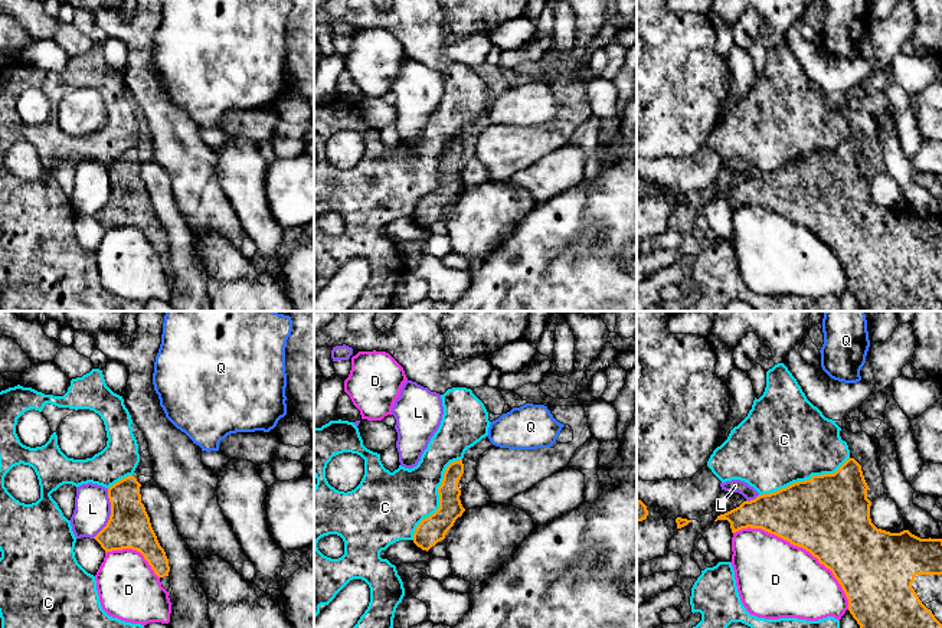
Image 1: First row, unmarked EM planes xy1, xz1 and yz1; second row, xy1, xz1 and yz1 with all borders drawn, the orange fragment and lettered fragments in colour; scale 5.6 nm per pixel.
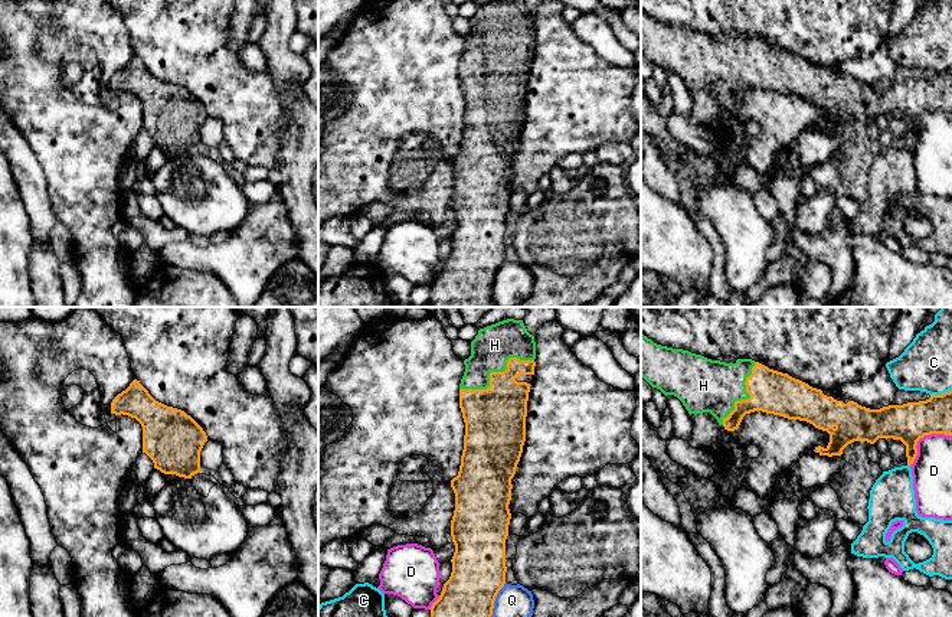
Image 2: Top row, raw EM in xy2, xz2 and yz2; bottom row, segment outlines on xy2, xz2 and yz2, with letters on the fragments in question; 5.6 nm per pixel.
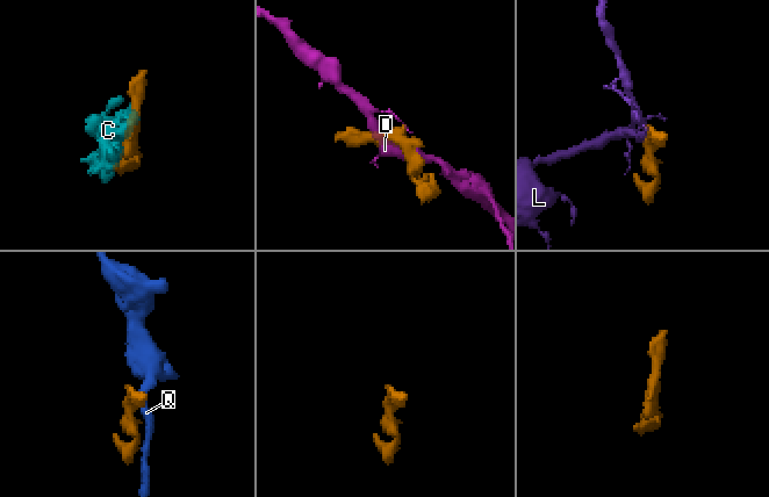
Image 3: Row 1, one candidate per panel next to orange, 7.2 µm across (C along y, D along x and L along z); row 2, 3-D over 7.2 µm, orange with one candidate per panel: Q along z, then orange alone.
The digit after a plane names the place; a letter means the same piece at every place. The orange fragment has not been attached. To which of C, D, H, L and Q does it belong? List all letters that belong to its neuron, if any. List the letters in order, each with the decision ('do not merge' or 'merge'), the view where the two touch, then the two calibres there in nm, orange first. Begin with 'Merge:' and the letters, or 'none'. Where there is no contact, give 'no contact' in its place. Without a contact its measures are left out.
Merge: H
C: do not merge; meets orange in xz1; 150 nm thick on the orange side, 340 nm on the other
D: do not merge; meets orange in yz1; 460 nm thick on the orange side, 440 nm on the other
H: merge; meets orange in xz2; 340 nm thick on the orange side, 220 nm on the other
L: do not merge; meets orange in xy1; 240 nm thick on the orange side, 200 nm on the other
Q: do not merge; meets orange in xz2; 300 nm thick on the orange side, 180 nm on the other

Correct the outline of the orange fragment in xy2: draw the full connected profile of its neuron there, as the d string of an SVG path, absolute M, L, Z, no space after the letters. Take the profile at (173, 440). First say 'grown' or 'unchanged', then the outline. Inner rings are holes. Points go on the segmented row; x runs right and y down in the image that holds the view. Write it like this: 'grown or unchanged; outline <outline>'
unchanged; outline M134 379L111 402L111 414L135 418L143 427L143 453L164 474L192 479L200 473L200 451L207 441L203 428L184 411L156 401Z

